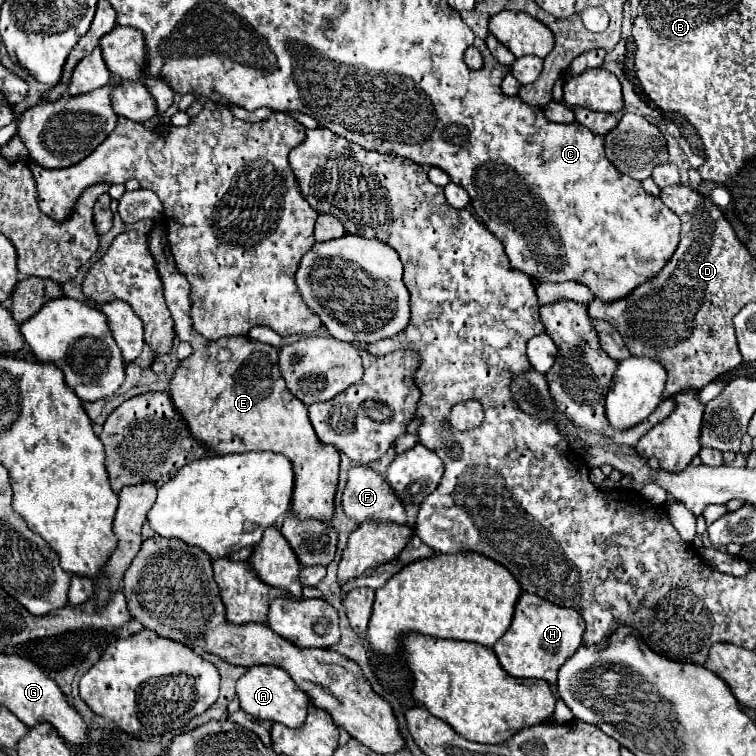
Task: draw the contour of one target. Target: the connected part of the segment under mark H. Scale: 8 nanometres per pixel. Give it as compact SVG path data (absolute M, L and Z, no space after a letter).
M523 592L509 630L495 642L493 652L499 658L503 670L515 678L539 678L545 682L557 682L557 672L561 664L577 652L581 646L581 636L585 632L585 622L581 614L571 608L555 606L535 594Z

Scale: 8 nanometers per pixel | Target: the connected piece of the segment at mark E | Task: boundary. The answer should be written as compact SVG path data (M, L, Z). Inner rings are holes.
M161 220L155 222L155 228L149 236L151 238L147 238L147 246L163 280L165 302L175 320L177 338L187 340L195 348L187 360L179 362L169 382L169 398L181 418L187 420L189 432L193 432L193 438L205 444L205 448L209 448L213 454L271 450L287 456L295 470L291 512L299 520L315 518L321 522L331 522L335 518L339 452L317 438L307 416L307 406L287 390L277 368L277 348L249 340L245 336L209 342L197 334L191 324L187 324L191 322L189 280L177 272L167 240L167 230ZM219 348L231 354L223 362L217 358Z

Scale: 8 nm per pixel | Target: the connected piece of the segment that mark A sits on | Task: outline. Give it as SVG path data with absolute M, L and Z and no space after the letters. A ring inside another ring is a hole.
M253 666L245 676L237 680L237 698L241 700L241 708L259 720L279 722L287 728L301 728L307 716L309 698L307 694L297 688L297 684L291 680L291 676L277 668L277 666Z

